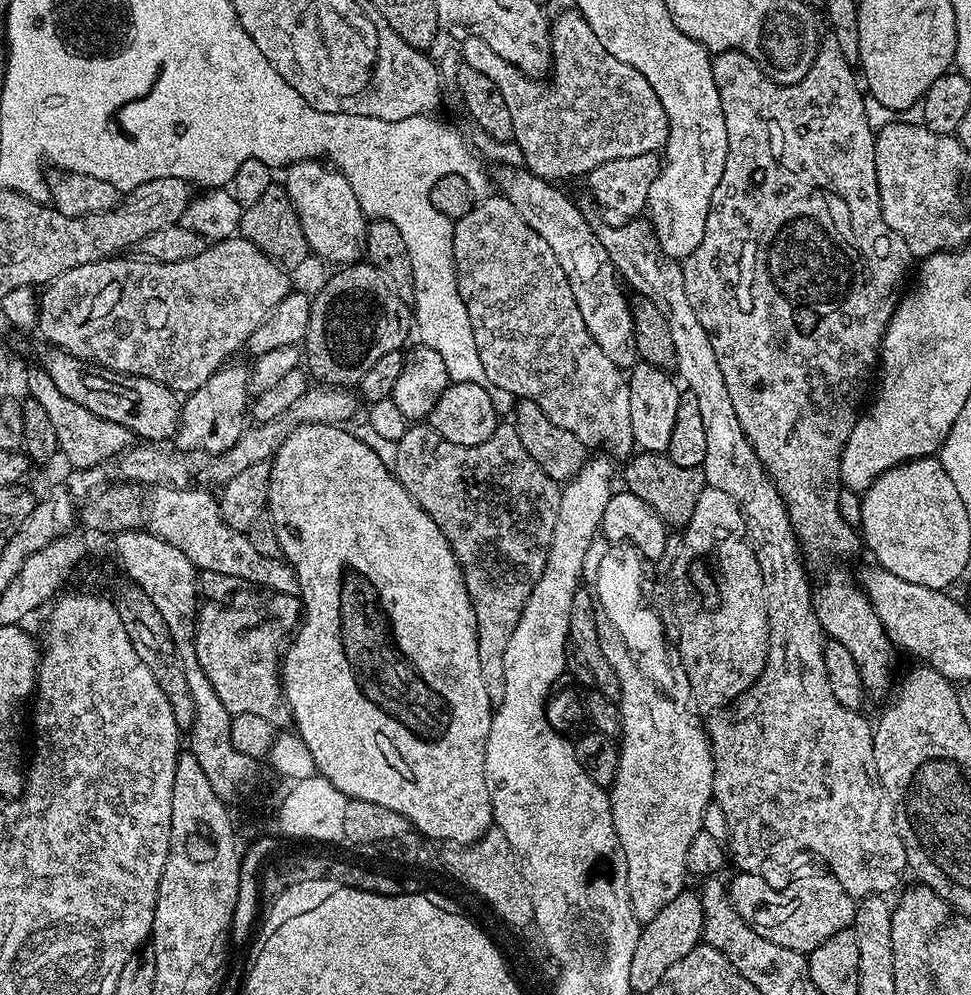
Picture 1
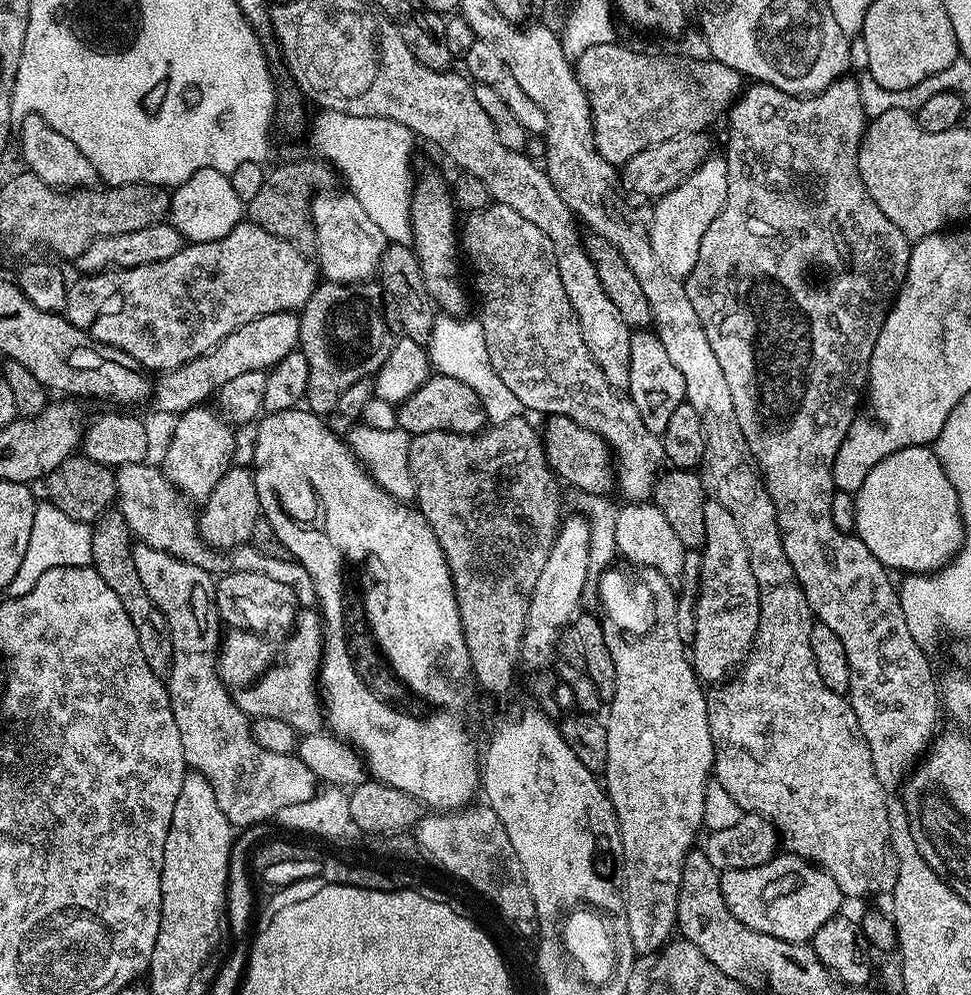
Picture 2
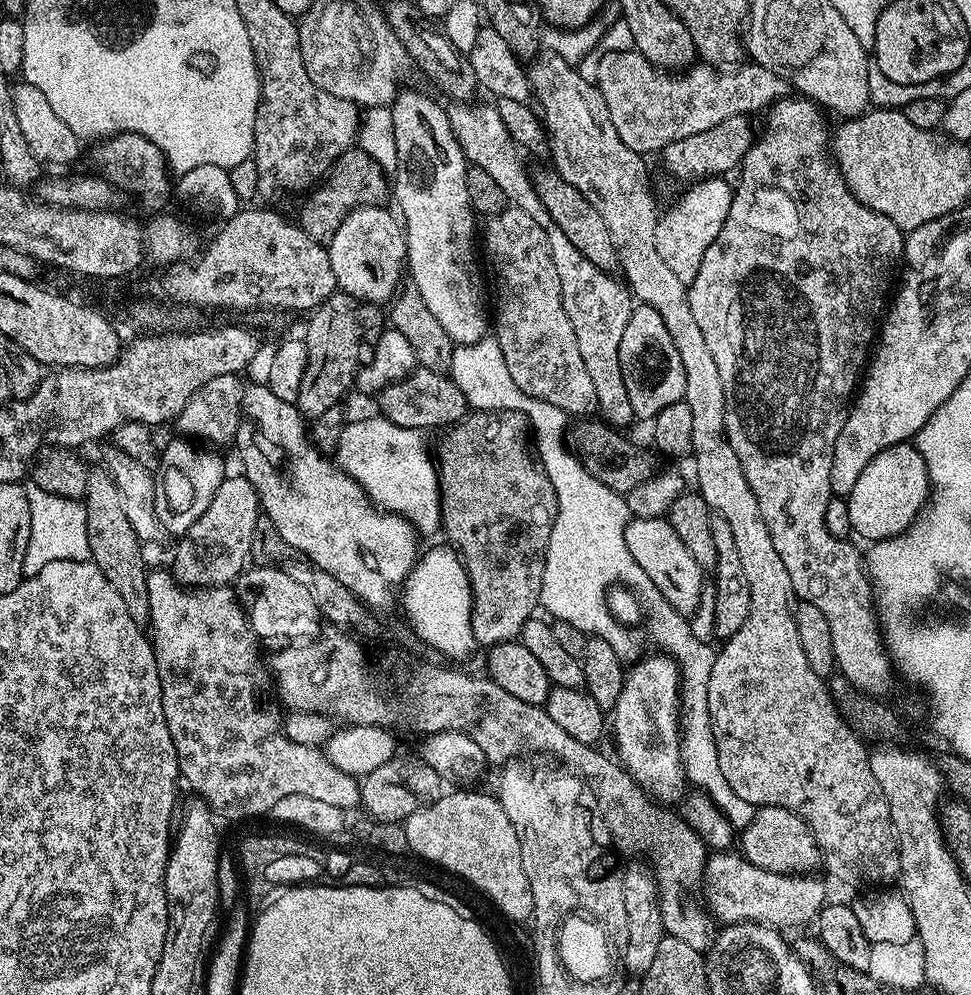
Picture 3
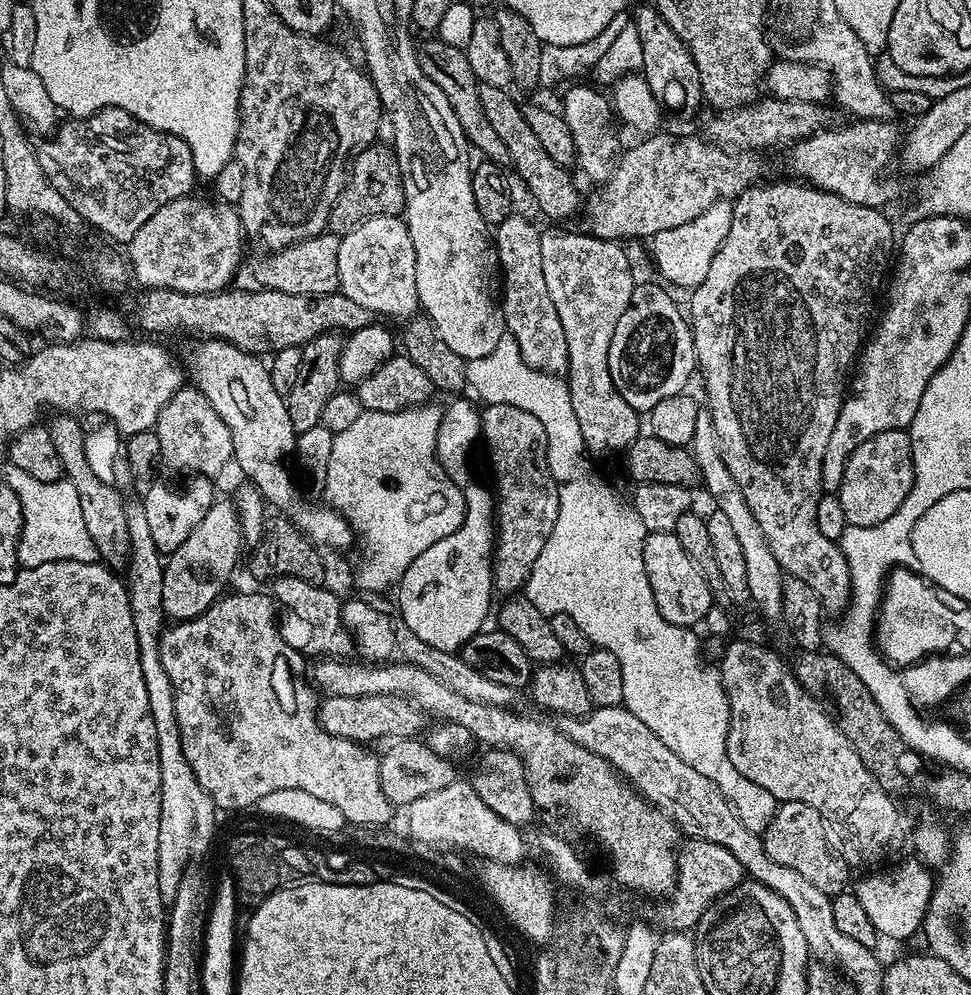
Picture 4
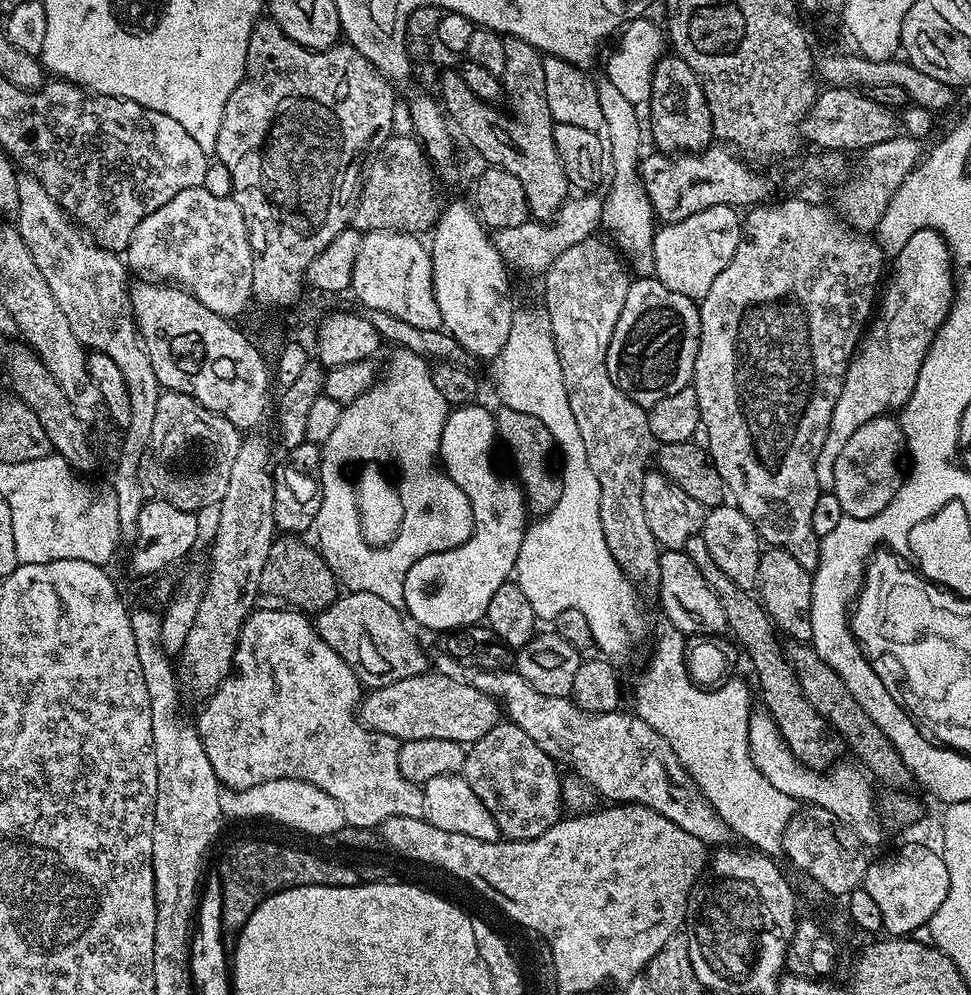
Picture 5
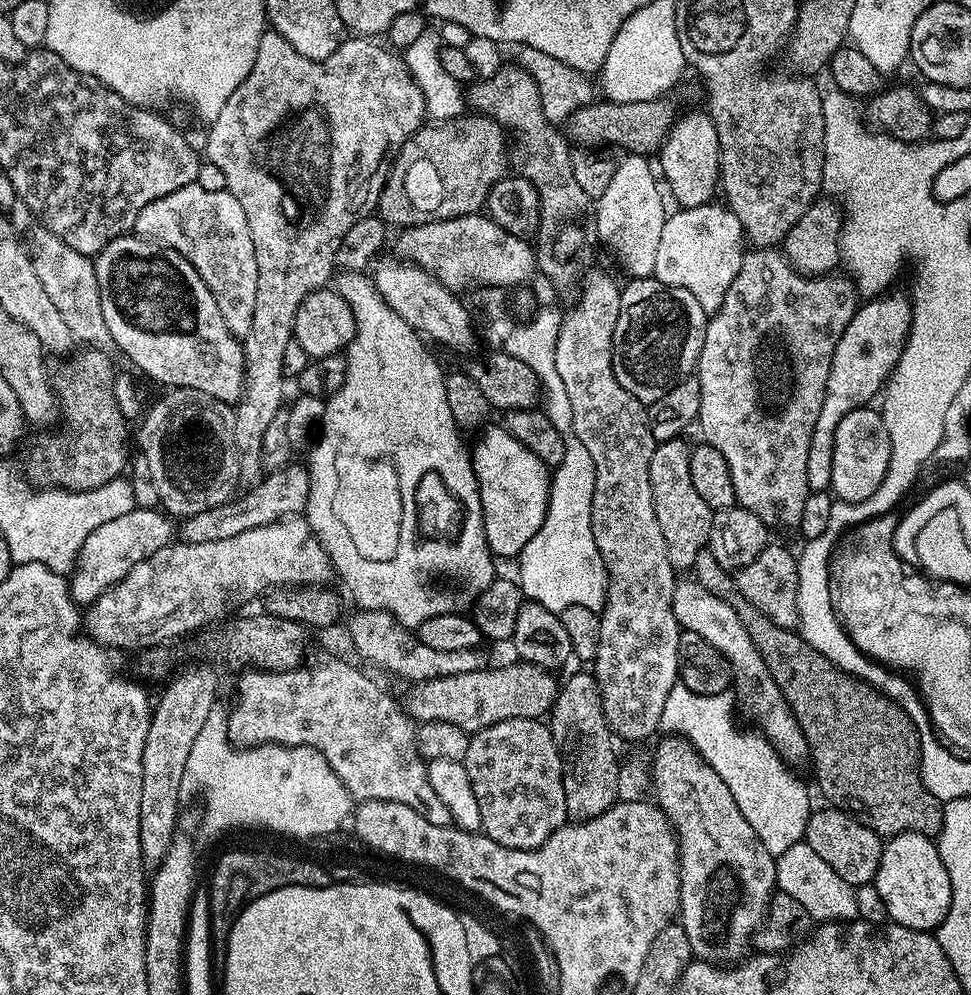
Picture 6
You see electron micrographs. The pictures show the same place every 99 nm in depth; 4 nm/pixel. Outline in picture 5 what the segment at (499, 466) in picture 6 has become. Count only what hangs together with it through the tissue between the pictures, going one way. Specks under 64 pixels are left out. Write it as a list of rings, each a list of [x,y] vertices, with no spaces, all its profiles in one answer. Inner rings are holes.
[[[480,402],[457,405],[449,411],[443,424],[438,460],[443,471],[470,499],[470,538],[462,546],[420,558],[407,571],[403,583],[407,615],[440,634],[468,627],[483,619],[494,592],[507,583],[515,571],[522,538],[530,520],[524,489],[515,479],[498,474],[492,464],[492,450],[497,440],[495,413]]]

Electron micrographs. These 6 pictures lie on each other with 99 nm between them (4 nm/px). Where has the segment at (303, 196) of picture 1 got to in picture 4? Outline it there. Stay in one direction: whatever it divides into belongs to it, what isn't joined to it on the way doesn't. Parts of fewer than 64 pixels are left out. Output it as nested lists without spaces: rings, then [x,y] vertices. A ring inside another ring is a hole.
[[[370,216],[340,236],[338,282],[339,291],[343,292],[346,298],[354,298],[358,306],[366,306],[366,310],[377,313],[381,317],[411,318],[421,311],[418,282],[414,278],[414,242],[410,242],[410,230],[400,216]]]

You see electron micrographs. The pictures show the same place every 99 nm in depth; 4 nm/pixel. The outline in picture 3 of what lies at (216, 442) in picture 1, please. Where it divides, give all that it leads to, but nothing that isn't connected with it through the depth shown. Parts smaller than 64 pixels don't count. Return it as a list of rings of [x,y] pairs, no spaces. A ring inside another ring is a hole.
[[[175,438],[168,445],[163,445],[158,456],[160,472],[155,477],[154,510],[161,529],[173,538],[179,538],[202,518],[206,506],[210,506],[218,486],[222,486],[226,475],[224,460],[219,451],[209,450],[188,438]],[[200,447],[200,448],[199,448]],[[205,448],[205,449],[204,449]],[[212,451],[212,452],[207,452]]]

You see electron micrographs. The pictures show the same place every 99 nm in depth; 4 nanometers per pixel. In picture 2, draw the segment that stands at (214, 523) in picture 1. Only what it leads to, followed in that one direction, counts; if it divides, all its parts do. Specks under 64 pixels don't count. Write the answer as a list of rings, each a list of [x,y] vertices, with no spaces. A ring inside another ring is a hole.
[[[148,462],[126,464],[115,469],[118,511],[126,518],[126,526],[139,543],[154,546],[154,550],[162,550],[174,558],[190,562],[213,574],[225,572],[266,574],[266,578],[275,578],[276,581],[282,582],[282,586],[290,586],[300,608],[317,607],[314,582],[310,574],[306,574],[306,566],[284,554],[262,553],[251,543],[240,544],[237,548],[230,548],[227,551],[211,548],[200,536],[198,516],[193,505],[181,496],[179,490],[166,479],[159,467],[151,468],[150,465]]]

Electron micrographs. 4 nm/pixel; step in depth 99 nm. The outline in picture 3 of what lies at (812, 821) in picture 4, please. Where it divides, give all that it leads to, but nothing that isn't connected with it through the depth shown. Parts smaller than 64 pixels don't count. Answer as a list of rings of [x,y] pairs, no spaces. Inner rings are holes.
[[[769,804],[757,807],[750,826],[739,833],[738,852],[754,866],[778,874],[812,874],[822,864],[822,849],[808,823],[782,806]]]

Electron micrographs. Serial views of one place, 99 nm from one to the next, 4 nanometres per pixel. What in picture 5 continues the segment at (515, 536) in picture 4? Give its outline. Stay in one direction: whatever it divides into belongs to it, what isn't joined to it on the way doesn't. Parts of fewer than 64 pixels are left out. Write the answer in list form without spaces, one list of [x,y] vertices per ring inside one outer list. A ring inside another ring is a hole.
[[[500,406],[495,409],[496,435],[508,447],[512,460],[516,463],[515,475],[518,483],[524,489],[524,496],[527,500],[527,508],[533,517],[545,516],[562,498],[562,482],[557,465],[552,465],[554,460],[554,445],[550,430],[534,418],[534,414],[526,414],[522,410],[510,410]]]

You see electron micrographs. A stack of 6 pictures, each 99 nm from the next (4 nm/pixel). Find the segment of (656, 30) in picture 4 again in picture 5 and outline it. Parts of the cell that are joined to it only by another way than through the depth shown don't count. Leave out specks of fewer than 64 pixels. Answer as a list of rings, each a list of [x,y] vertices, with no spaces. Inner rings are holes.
[[[675,54],[660,57],[652,75],[652,96],[649,98],[646,120],[652,123],[652,140],[664,154],[690,153],[701,151],[713,143],[712,119],[706,94],[700,79],[686,66],[686,62]]]

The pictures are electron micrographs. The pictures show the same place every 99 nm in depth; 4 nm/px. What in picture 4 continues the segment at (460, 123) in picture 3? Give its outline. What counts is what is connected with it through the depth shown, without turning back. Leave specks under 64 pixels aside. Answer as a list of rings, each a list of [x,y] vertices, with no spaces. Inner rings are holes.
[[[552,232],[541,235],[540,245],[542,246],[542,274],[546,274],[546,290],[550,294],[550,302],[554,302],[554,310],[558,310],[558,322],[562,322],[562,330],[566,334],[566,346],[568,347],[568,371],[566,373],[566,383],[570,390],[570,402],[574,402],[574,415],[578,418],[578,426],[582,426],[582,438],[584,439],[585,449],[589,453],[595,452],[617,452],[623,453],[635,442],[637,436],[642,432],[642,416],[635,408],[630,406],[630,402],[626,402],[626,398],[622,394],[618,394],[618,390],[614,386],[614,382],[610,378],[610,370],[608,369],[608,359],[610,358],[610,338],[614,338],[614,326],[618,326],[618,318],[622,318],[626,306],[630,306],[630,294],[634,287],[634,279],[632,280],[632,264],[628,261],[628,256],[624,253],[624,244],[614,240],[599,240],[596,236],[587,234],[579,234],[575,236],[572,232]]]

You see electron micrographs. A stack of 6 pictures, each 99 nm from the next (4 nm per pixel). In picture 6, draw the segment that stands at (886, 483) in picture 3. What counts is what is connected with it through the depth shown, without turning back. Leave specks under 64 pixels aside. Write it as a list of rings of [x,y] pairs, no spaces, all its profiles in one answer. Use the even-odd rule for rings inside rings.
[[[865,406],[850,410],[838,430],[834,430],[834,462],[830,466],[830,478],[835,495],[848,504],[857,504],[865,500],[878,486],[882,486],[884,471],[890,466],[892,447],[886,422],[875,407]]]

